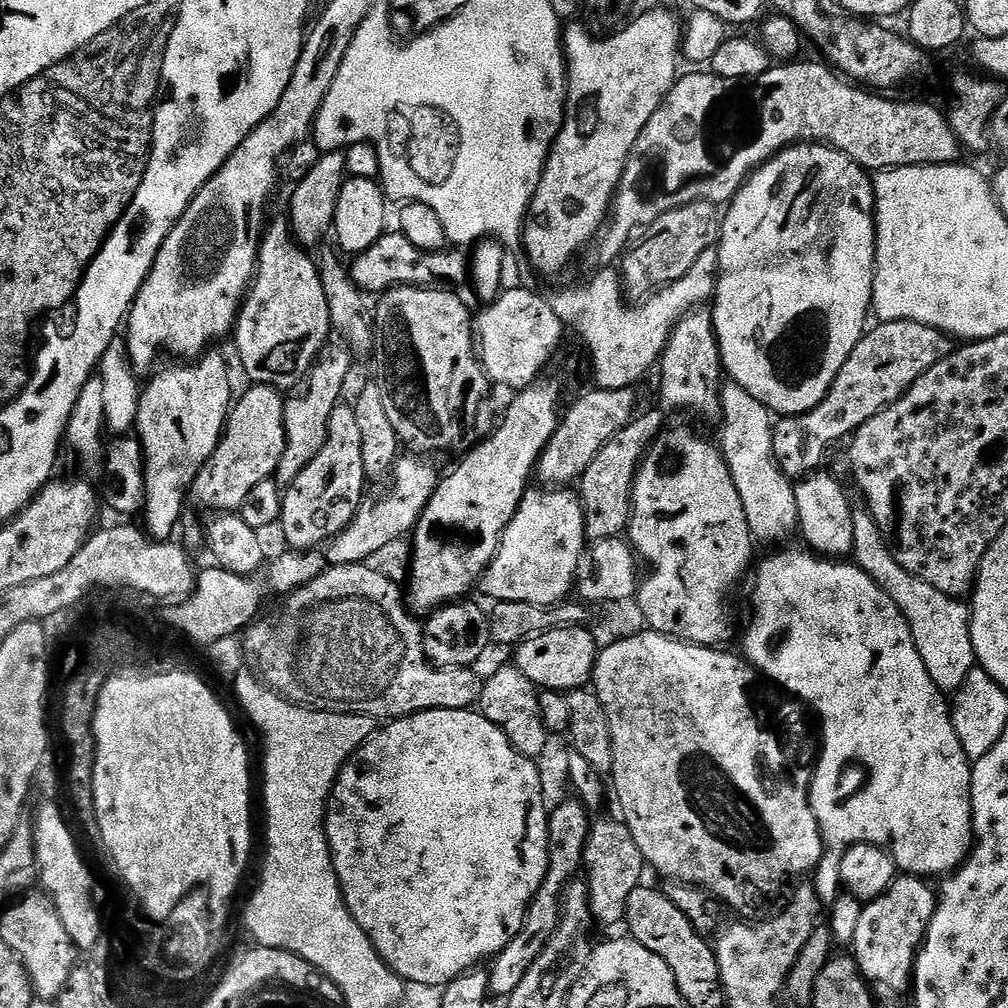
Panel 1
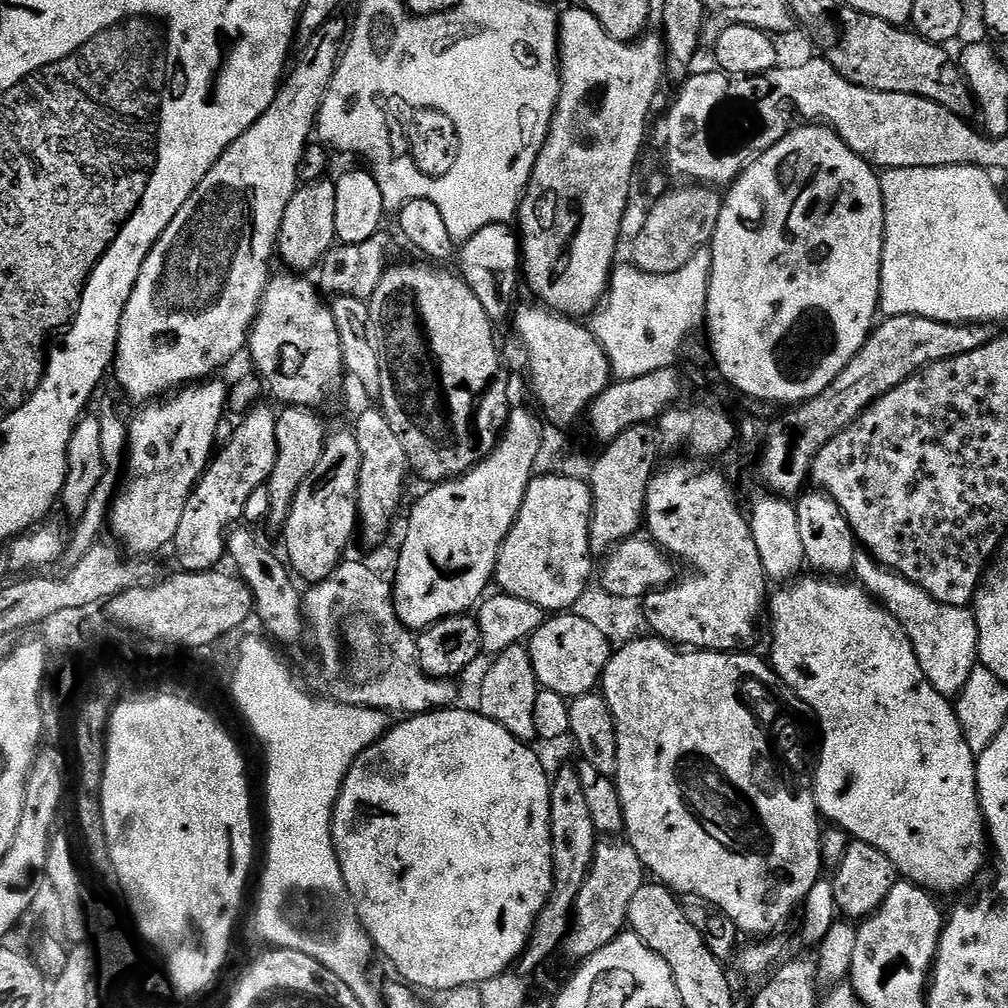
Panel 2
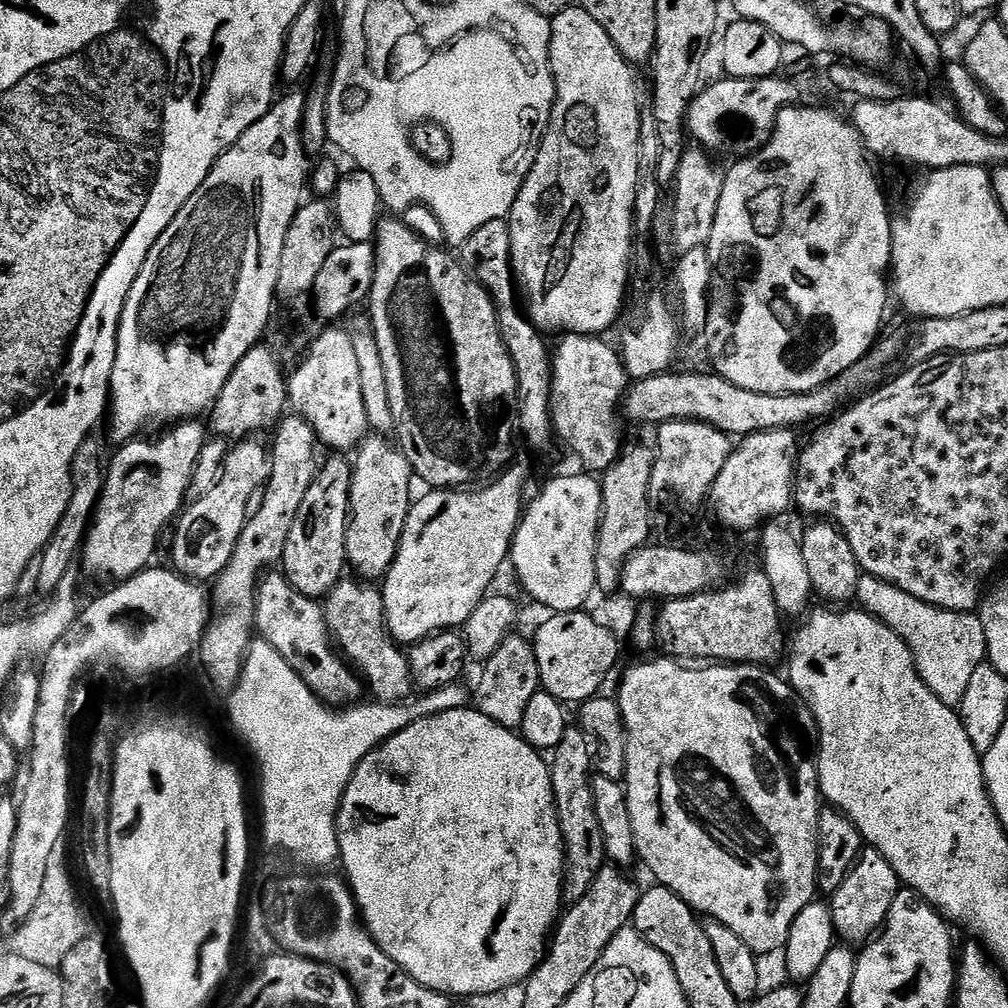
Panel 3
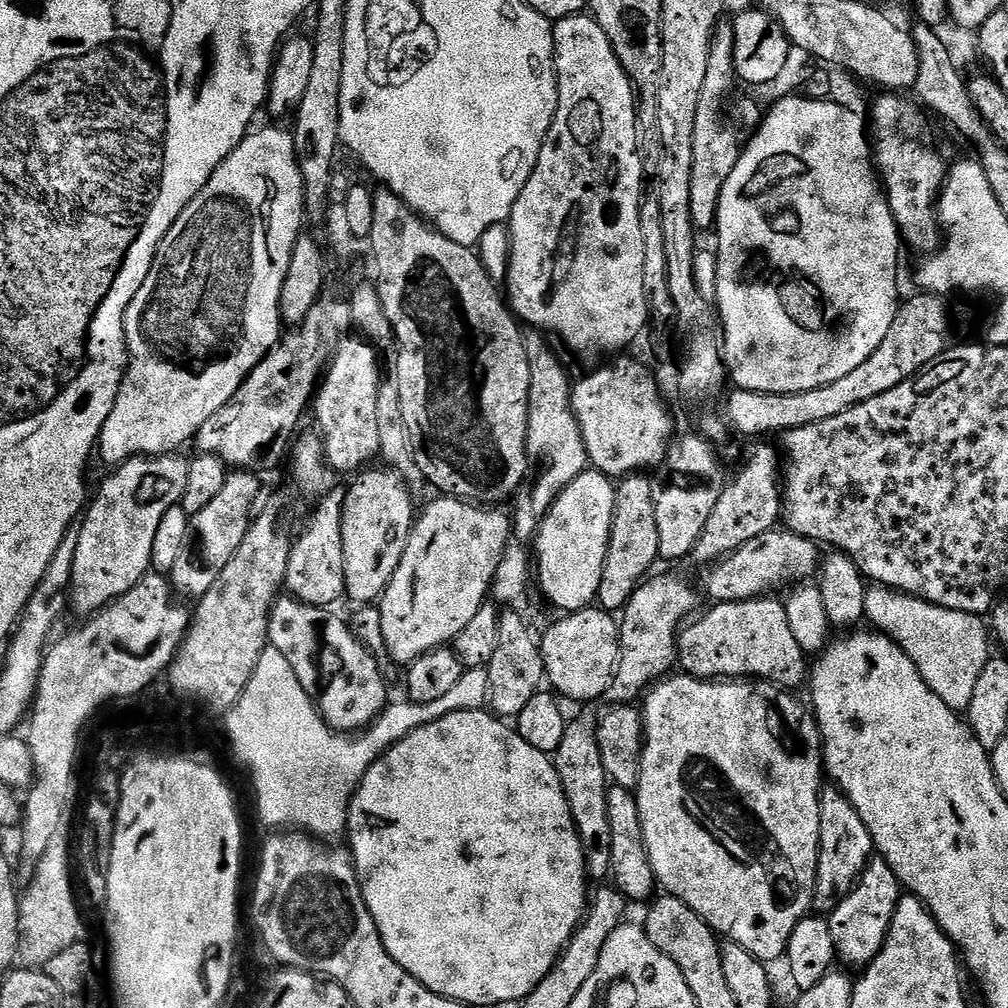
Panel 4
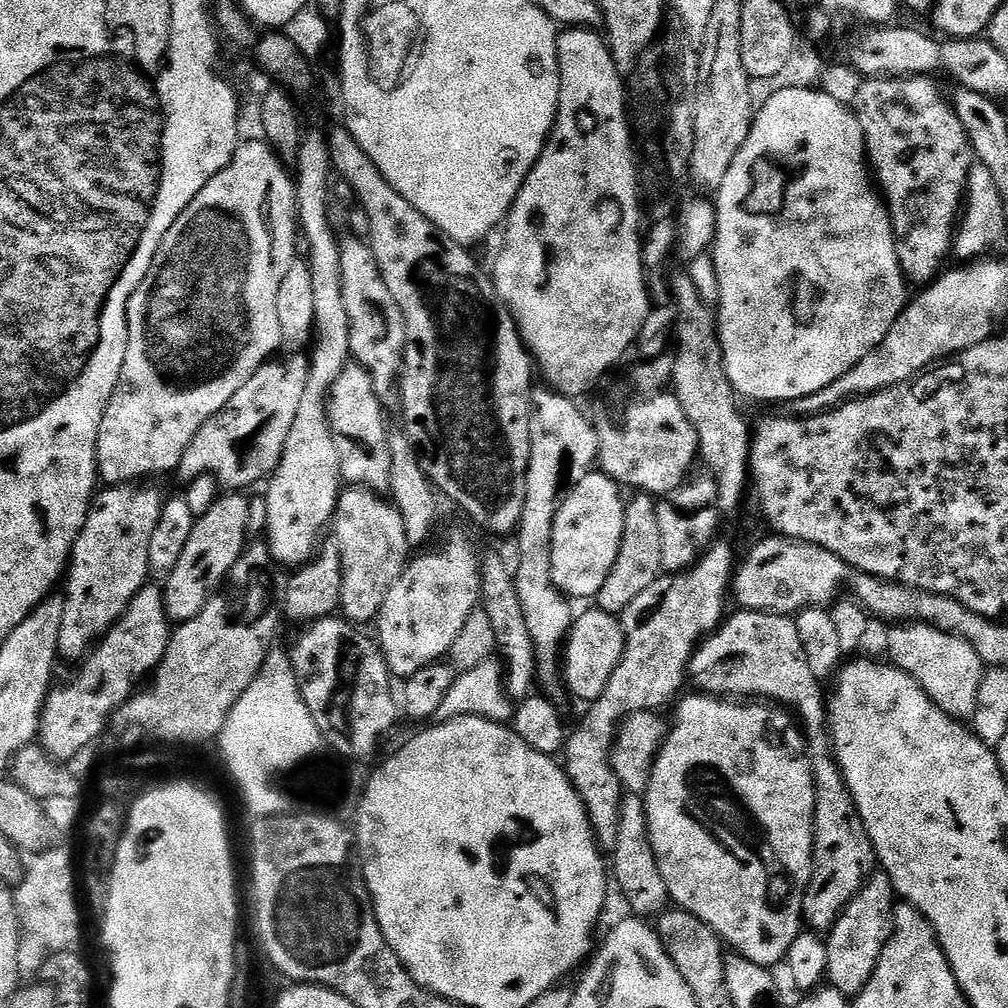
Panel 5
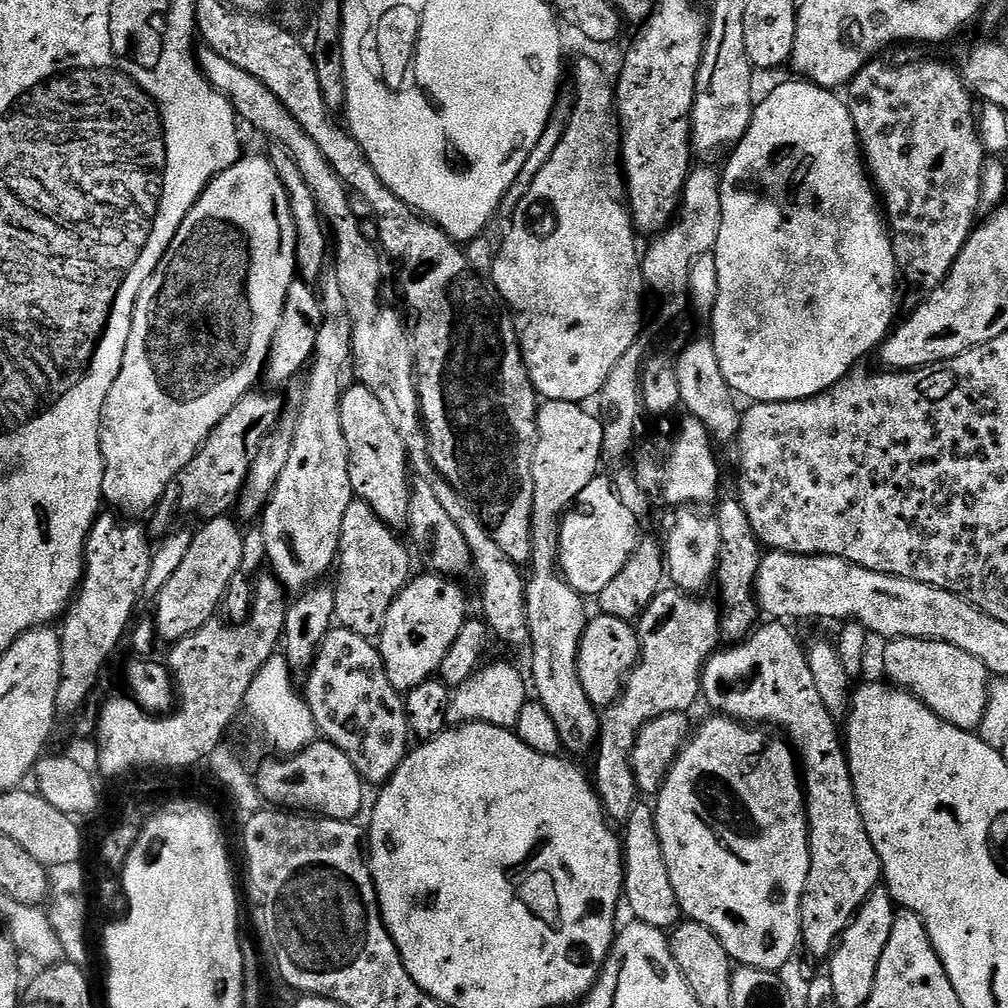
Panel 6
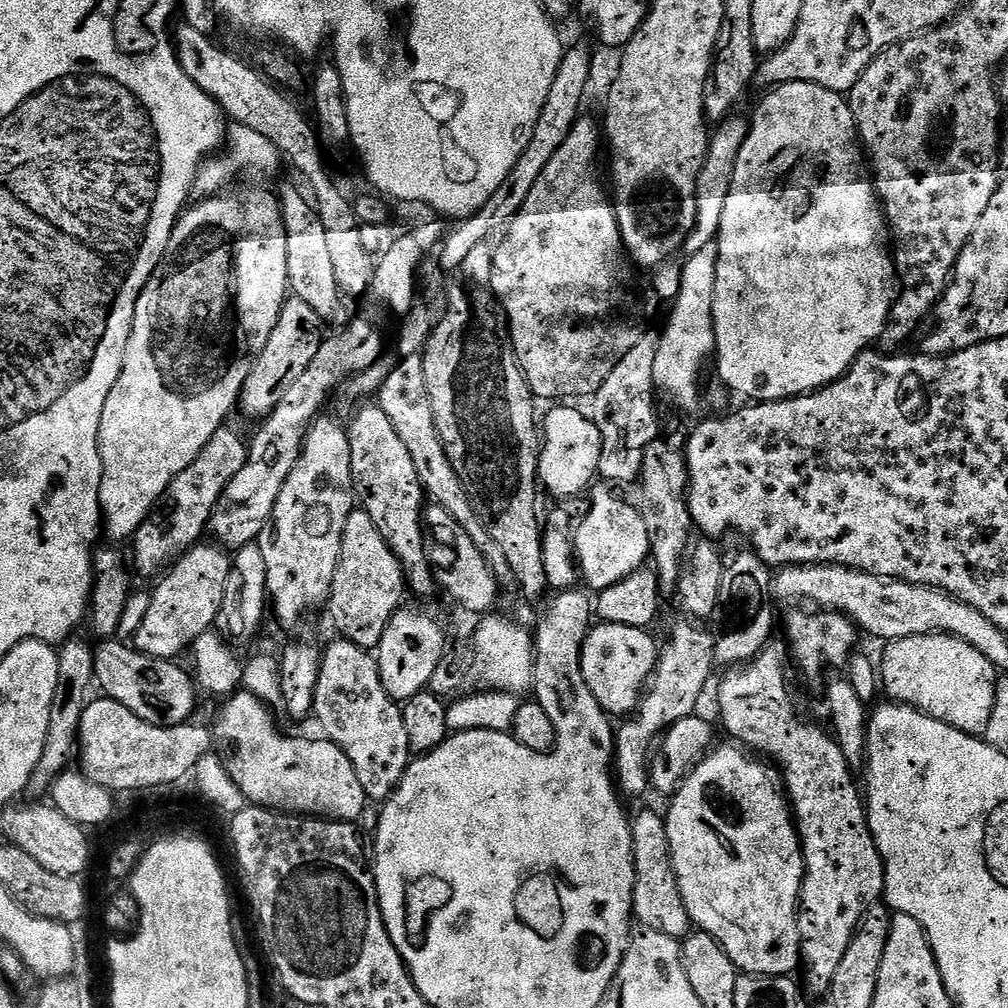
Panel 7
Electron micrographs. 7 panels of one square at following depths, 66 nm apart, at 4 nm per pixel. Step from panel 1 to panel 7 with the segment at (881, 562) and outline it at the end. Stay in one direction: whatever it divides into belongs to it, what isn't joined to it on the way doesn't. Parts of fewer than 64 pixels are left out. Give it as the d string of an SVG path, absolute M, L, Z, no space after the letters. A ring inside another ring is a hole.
M915 636L891 641L884 652L884 661L879 661L878 675L883 691L888 691L887 699L897 704L909 704L920 712L925 712L946 726L954 726L971 736L983 737L986 726L990 723L990 712L994 710L994 694L998 670L970 642L957 636Z

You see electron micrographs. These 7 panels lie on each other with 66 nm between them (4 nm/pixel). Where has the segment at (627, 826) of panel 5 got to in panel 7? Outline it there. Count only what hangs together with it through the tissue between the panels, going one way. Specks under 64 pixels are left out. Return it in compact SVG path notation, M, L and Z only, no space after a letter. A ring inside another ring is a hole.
M640 812L637 816L635 813L631 817L631 822L636 866L634 898L632 899L635 923L640 928L658 930L658 934L670 934L670 938L683 941L684 937L693 931L694 925L686 910L686 902L682 902L678 878L674 874L664 816L656 812Z

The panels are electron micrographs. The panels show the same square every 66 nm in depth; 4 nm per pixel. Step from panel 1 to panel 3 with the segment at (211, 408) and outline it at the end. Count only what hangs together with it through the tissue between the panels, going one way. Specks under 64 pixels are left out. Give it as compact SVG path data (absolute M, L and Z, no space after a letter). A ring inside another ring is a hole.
M193 418L177 422L161 434L157 440L137 438L119 445L115 450L116 457L111 457L106 468L104 489L102 490L96 508L92 512L92 519L88 525L88 532L84 535L82 545L83 571L89 576L101 576L108 582L129 580L134 574L144 571L153 563L152 555L160 544L160 535L164 527L171 525L179 517L185 507L184 495L192 484L192 475L196 472L196 463L204 452L204 428L199 419Z

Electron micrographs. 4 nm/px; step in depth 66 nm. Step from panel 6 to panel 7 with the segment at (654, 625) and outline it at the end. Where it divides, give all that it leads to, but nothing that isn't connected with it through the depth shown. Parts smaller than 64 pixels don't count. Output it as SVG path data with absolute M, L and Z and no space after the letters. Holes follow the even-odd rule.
M696 622L676 624L668 641L663 641L656 659L656 669L646 685L646 691L635 714L629 715L624 724L615 729L616 754L614 757L614 779L625 797L640 796L650 788L650 761L654 745L674 722L687 716L697 715L700 695L717 667L714 658L716 636L708 633L707 627Z

